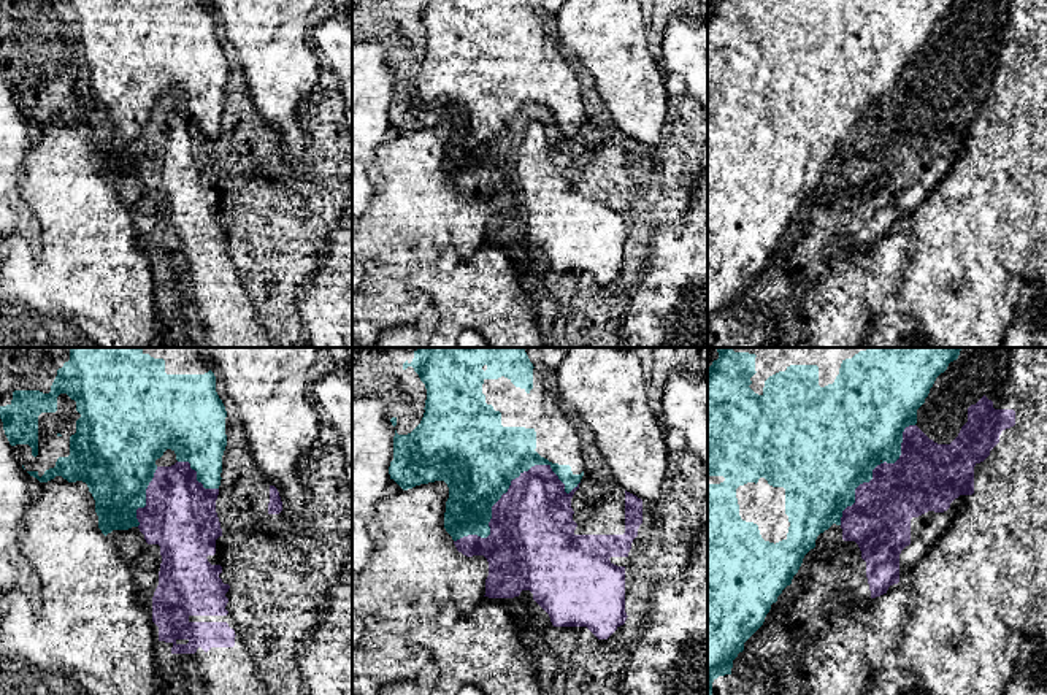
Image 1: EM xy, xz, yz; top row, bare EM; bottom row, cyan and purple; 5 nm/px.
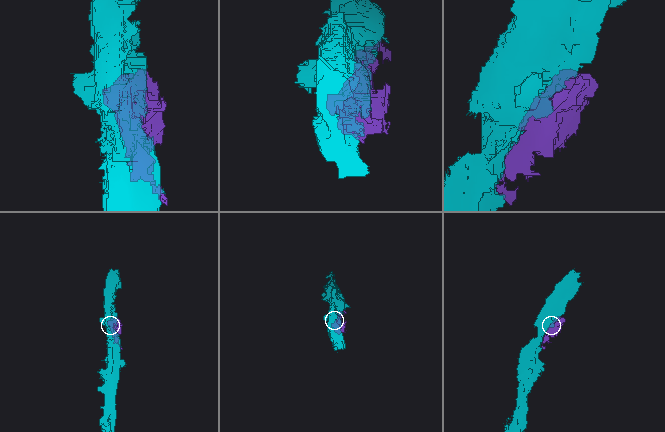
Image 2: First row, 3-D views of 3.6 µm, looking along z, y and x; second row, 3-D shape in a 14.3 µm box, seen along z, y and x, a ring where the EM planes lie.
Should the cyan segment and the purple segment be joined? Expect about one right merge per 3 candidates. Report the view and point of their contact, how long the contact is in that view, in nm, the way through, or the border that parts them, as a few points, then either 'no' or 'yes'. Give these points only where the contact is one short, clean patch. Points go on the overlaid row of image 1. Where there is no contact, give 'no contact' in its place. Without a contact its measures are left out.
meets cyan in xz at (508, 487); contact 700 nm long; no

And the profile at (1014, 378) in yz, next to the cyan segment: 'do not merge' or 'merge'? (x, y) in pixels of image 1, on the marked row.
do not merge

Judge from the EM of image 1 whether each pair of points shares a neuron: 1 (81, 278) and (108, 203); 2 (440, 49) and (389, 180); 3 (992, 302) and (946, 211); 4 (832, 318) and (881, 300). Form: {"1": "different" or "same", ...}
{"1": "same", "2": "different", "3": "same", "4": "same"}

